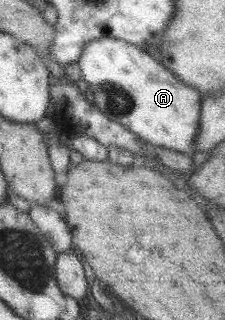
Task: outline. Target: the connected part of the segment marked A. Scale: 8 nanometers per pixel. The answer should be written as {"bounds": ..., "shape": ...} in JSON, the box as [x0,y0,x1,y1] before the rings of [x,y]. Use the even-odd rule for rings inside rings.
{"bounds":[76,37,201,157],"shape":[[[106,37],[86,42],[76,60],[81,75],[81,86],[91,92],[92,104],[95,105],[109,120],[136,134],[142,142],[153,146],[162,146],[191,157],[195,153],[192,144],[197,134],[201,98],[199,93],[190,86],[177,80],[161,63],[153,59],[147,52],[130,45],[118,38]]]}

